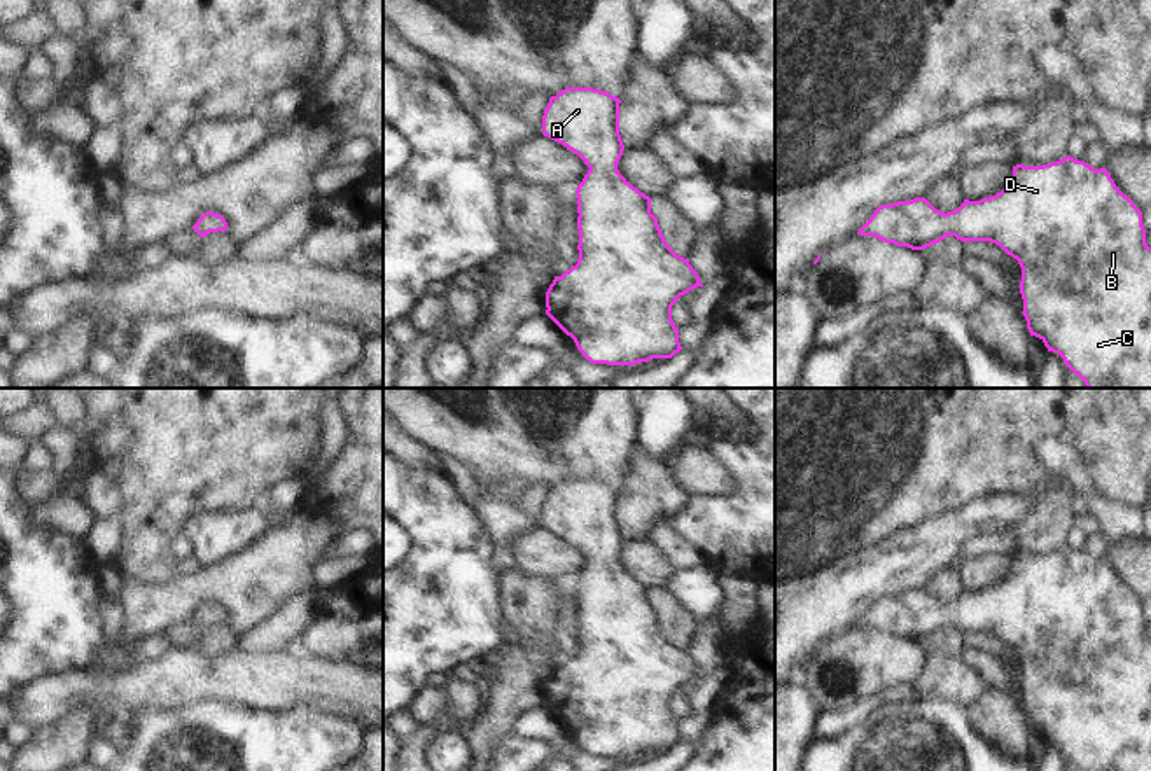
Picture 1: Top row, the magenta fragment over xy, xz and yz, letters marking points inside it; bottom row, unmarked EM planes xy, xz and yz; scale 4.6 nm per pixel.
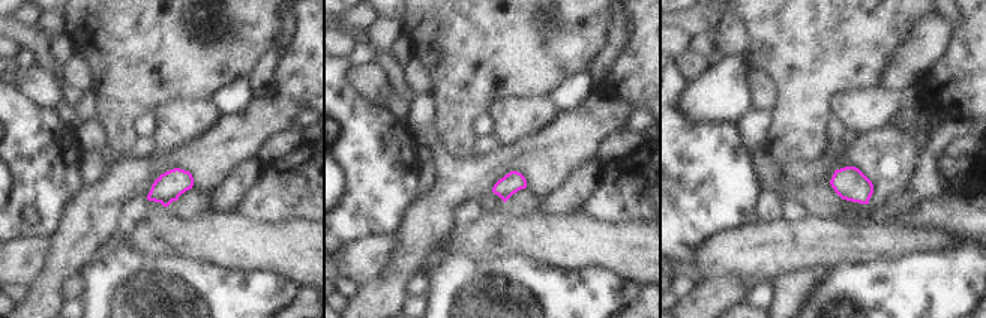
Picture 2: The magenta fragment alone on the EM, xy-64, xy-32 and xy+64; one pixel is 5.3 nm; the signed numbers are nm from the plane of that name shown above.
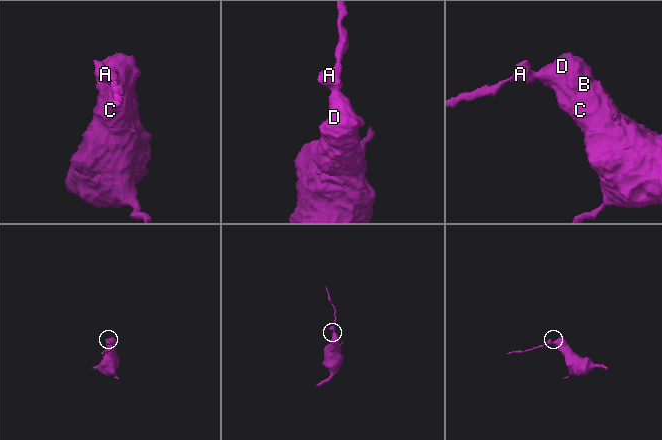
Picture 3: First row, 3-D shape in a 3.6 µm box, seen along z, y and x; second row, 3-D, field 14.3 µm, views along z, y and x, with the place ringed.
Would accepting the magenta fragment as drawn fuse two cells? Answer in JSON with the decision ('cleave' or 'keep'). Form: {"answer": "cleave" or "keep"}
{"answer": "keep"}

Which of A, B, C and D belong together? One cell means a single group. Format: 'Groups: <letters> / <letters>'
Groups: A B C D

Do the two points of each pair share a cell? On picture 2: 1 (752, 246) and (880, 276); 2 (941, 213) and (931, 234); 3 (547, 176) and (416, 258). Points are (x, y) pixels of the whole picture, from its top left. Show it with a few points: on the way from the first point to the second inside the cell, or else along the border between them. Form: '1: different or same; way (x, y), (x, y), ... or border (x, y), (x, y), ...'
1: different; border (869, 261), (841, 261), (826, 269)
2: different; border (901, 222), (910, 225), (934, 224), (968, 240)
3: same; way (508, 162), (499, 162), (471, 177), (432, 219)

